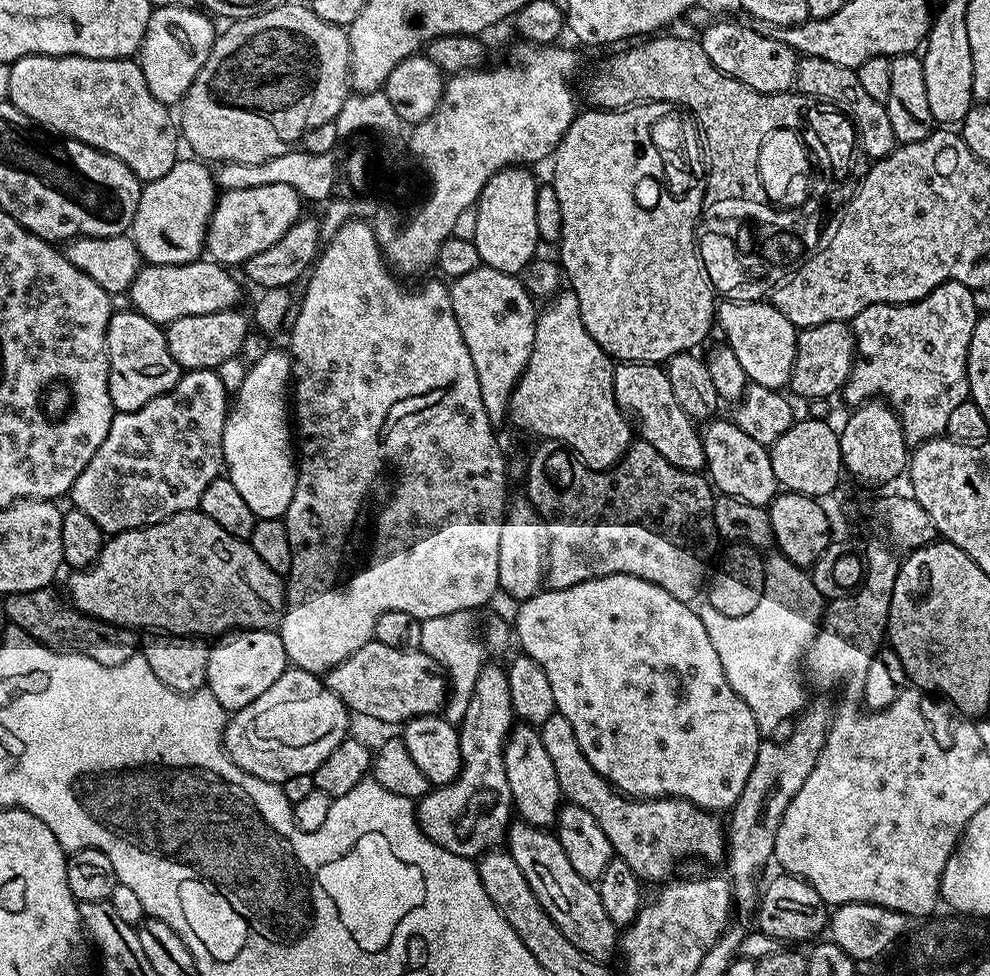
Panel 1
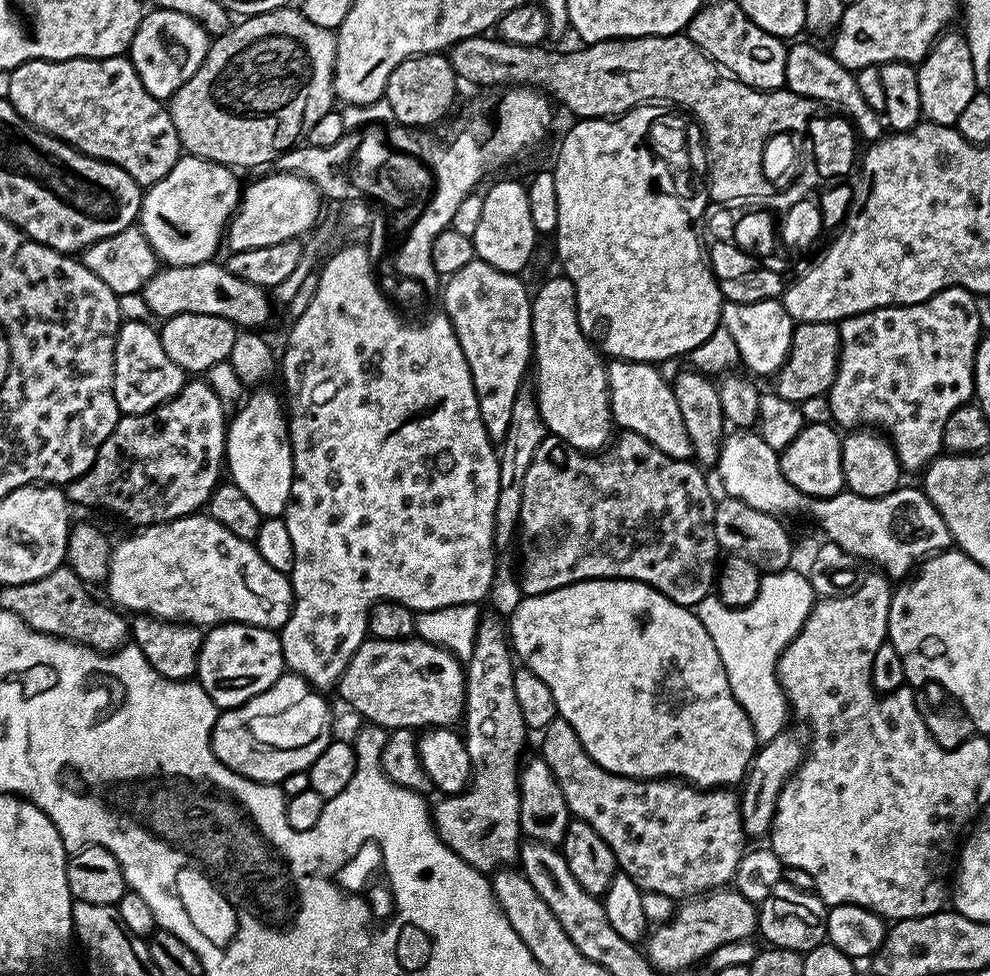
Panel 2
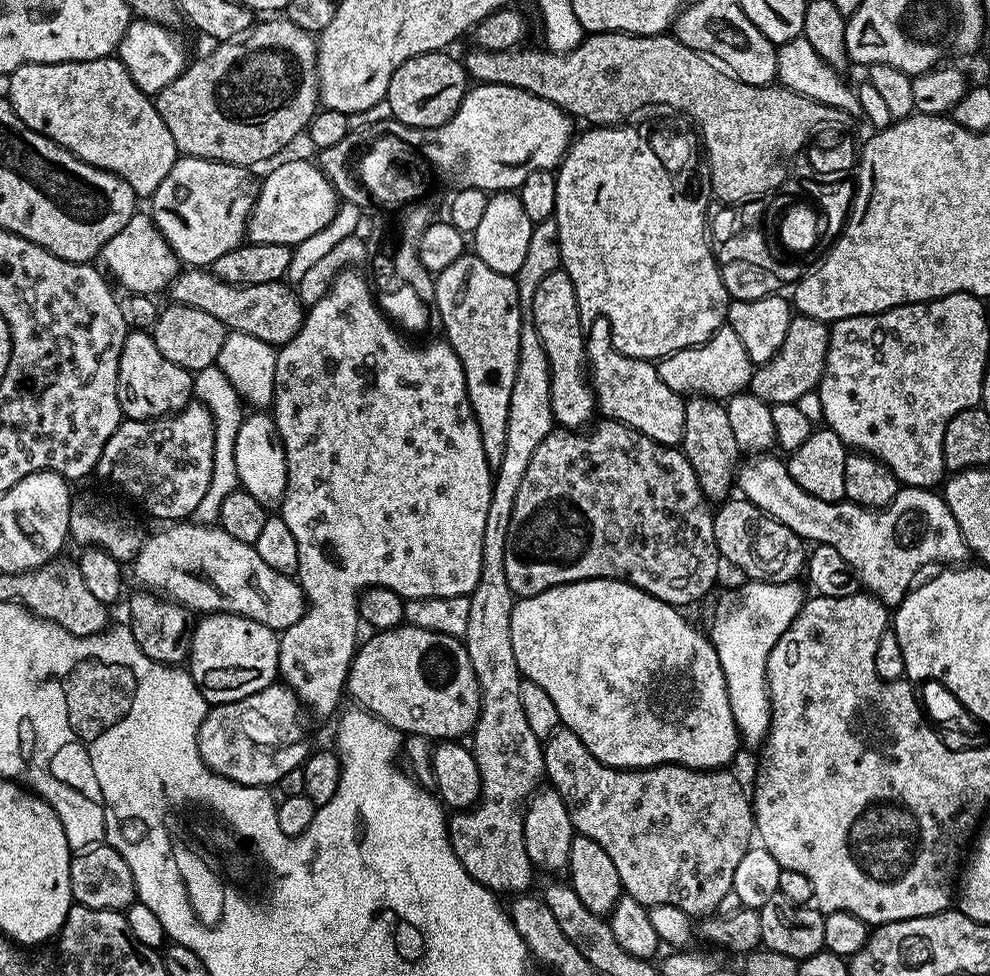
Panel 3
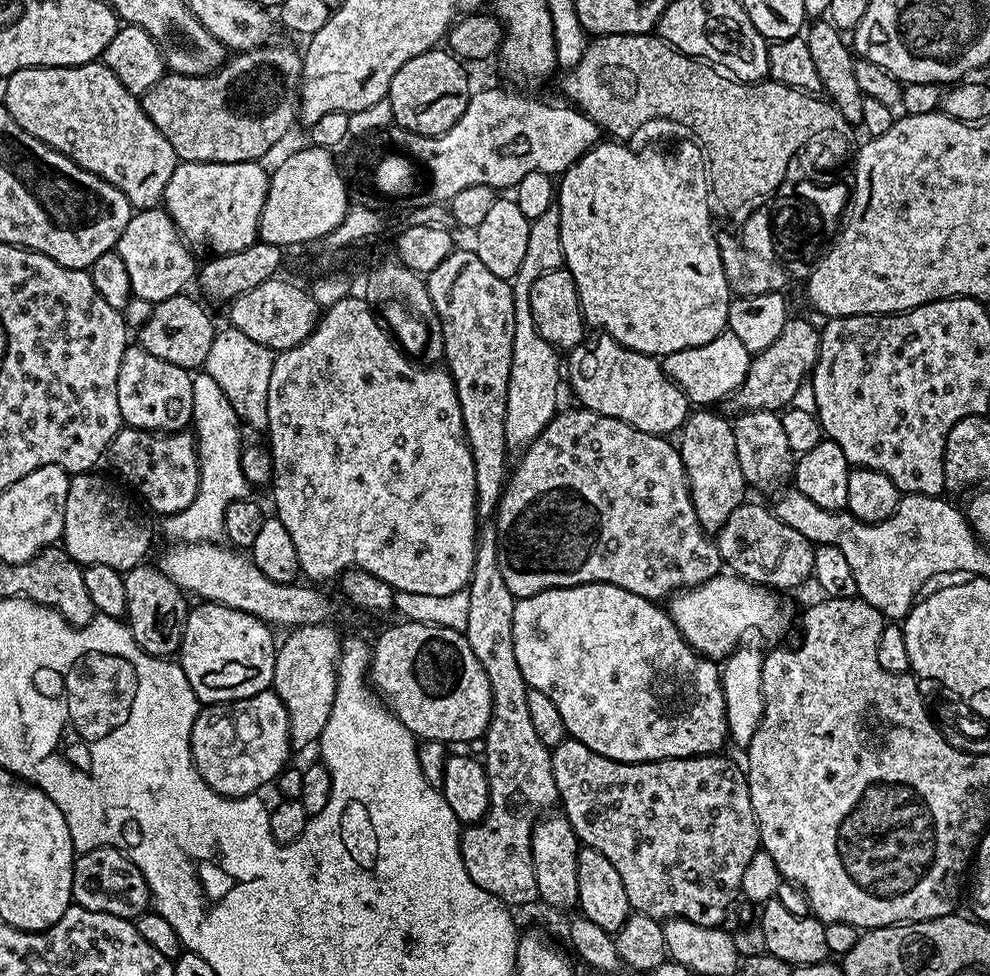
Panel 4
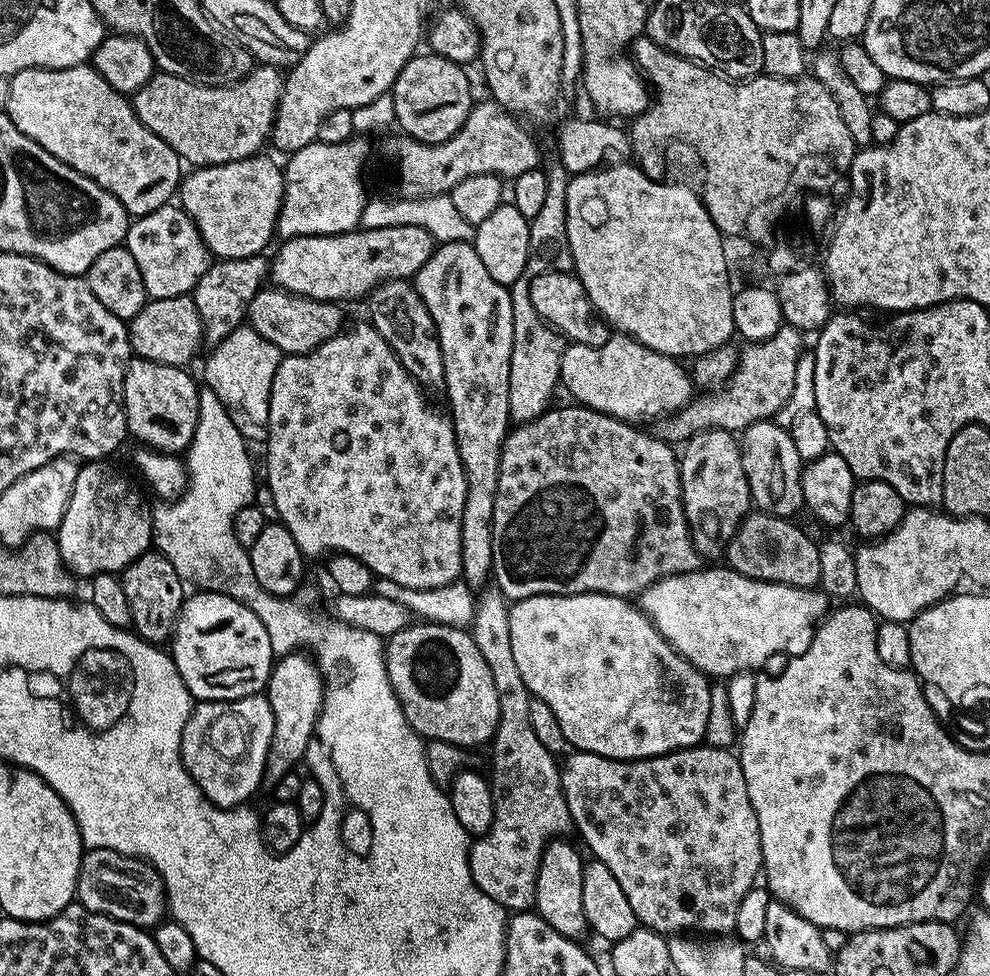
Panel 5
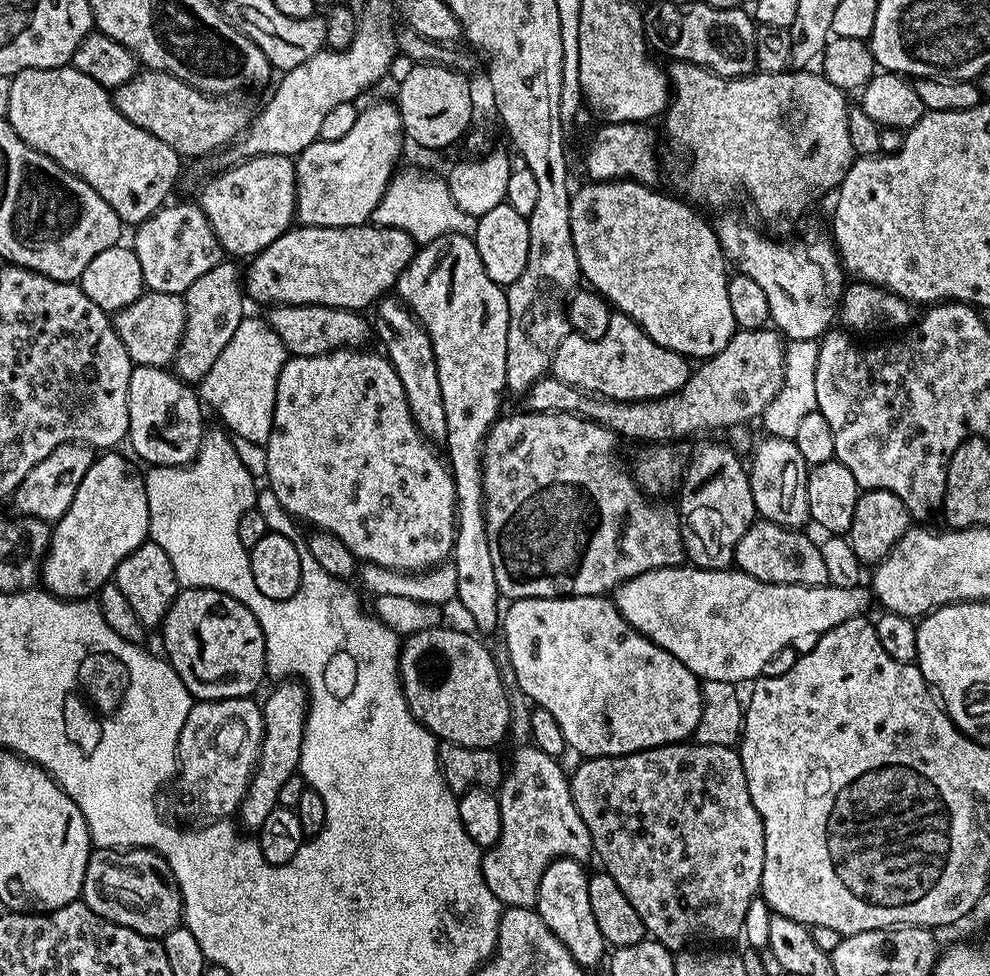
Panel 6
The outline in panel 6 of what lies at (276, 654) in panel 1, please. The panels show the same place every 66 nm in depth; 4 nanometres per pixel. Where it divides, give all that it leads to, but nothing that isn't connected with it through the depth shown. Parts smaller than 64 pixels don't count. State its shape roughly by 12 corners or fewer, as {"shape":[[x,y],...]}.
{"shape":[[210,588],[177,592],[164,652],[197,701],[266,680],[258,618]]}

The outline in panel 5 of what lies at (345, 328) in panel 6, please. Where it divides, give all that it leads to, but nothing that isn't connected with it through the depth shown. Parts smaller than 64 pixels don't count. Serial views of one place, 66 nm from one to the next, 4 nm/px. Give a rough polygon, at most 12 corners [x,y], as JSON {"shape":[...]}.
{"shape":[[264,286],[246,324],[297,356],[346,321],[339,303]]}

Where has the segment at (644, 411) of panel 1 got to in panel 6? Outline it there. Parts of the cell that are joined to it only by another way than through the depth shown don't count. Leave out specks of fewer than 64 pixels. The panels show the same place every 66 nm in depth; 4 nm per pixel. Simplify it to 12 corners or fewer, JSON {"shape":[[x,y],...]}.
{"shape":[[614,314],[570,334],[551,375],[608,400],[677,392],[690,364]]}

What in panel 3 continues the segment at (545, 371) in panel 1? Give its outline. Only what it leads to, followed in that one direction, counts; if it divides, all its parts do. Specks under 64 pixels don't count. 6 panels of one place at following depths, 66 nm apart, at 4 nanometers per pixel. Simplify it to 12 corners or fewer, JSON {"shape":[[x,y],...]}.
{"shape":[[546,274],[530,323],[550,362],[556,424],[597,411],[570,274]]}

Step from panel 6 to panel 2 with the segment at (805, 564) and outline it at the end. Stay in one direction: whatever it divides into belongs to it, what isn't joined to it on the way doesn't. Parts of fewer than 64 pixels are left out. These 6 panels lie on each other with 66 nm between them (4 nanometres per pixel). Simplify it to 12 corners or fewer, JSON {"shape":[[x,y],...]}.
{"shape":[[717,499],[716,543],[761,573],[791,565],[780,516]]}

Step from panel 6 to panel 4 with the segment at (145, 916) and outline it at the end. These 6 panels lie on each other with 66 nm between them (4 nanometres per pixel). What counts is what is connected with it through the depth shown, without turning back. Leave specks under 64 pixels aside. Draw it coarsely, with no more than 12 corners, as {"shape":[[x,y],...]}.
{"shape":[[117,848],[73,859],[72,898],[135,921],[146,878]]}

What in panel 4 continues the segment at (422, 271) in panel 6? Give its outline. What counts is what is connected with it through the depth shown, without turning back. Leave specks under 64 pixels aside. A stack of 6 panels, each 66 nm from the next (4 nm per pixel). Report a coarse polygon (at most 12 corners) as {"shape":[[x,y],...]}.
{"shape":[[475,250],[427,273],[474,458],[476,514],[510,475],[512,284]]}

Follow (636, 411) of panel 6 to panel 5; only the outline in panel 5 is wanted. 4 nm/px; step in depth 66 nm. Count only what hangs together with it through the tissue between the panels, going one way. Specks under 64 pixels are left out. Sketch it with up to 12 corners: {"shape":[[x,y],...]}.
{"shape":[[783,323],[739,349],[727,381],[661,416],[652,435],[683,446],[779,417],[805,333]]}

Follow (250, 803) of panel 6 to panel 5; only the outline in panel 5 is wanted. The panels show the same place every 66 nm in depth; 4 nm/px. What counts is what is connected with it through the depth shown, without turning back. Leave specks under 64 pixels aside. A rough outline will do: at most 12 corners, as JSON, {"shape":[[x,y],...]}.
{"shape":[[303,651],[273,663],[266,695],[274,785],[307,757],[324,680]]}

